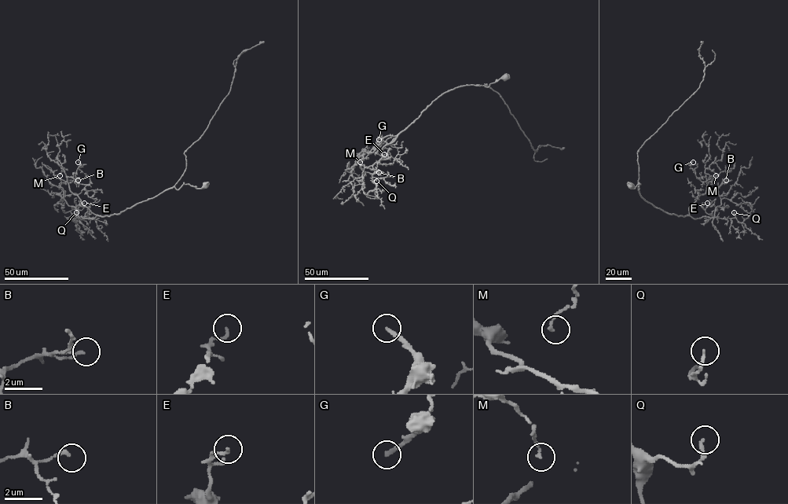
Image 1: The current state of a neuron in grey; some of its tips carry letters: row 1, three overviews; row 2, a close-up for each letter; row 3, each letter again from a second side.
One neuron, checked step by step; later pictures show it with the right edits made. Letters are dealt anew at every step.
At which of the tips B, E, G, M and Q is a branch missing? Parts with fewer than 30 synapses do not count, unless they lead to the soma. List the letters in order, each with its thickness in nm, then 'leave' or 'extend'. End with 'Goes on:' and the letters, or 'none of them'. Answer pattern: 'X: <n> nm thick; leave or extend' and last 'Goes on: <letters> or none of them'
B: 160 nm thick; leave
E: 150 nm thick; leave
G: 240 nm thick; extend
M: 140 nm thick; leave
Q: 150 nm thick; leave
Goes on: G

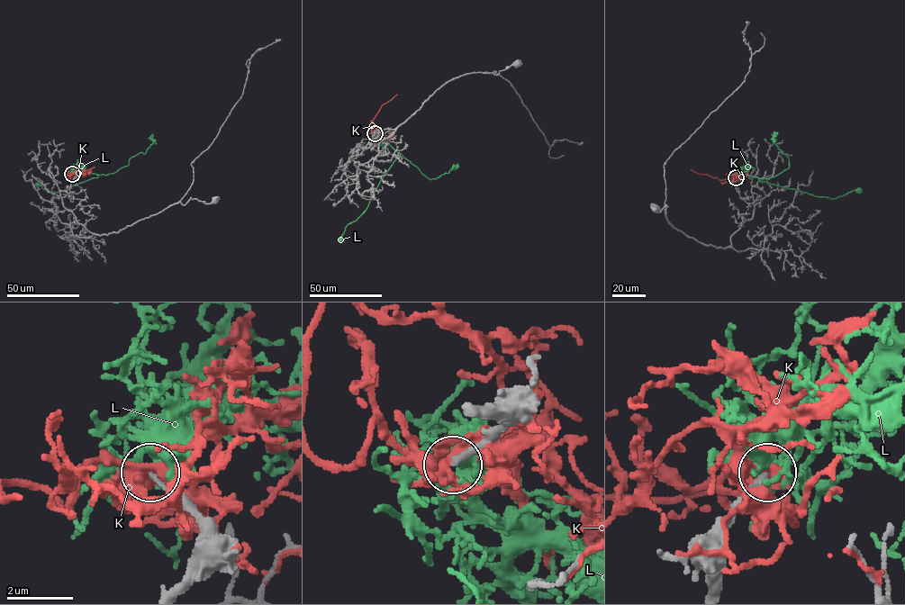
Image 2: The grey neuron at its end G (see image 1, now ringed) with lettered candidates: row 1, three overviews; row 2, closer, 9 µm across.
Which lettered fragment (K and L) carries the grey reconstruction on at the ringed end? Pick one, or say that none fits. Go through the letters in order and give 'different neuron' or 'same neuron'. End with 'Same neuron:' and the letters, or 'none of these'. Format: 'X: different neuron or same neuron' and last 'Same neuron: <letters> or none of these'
K: different neuron
L: different neuron
Same neuron: none of these

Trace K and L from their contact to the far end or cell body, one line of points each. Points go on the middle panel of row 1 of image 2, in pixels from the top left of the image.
K: (375, 133), (368, 132), (369, 125), (381, 106), (397, 94)
L: (375, 132), (401, 155), (380, 181), (366, 210), (348, 224), (339, 242)

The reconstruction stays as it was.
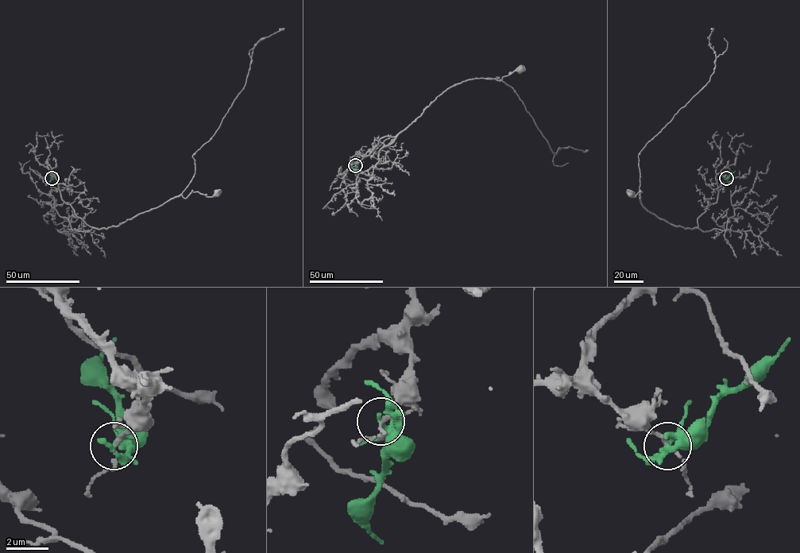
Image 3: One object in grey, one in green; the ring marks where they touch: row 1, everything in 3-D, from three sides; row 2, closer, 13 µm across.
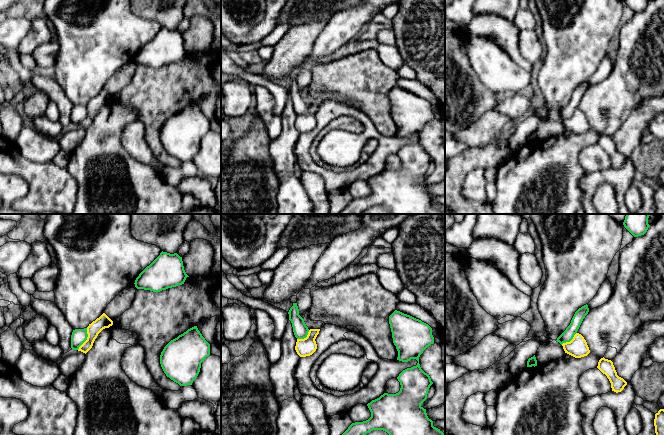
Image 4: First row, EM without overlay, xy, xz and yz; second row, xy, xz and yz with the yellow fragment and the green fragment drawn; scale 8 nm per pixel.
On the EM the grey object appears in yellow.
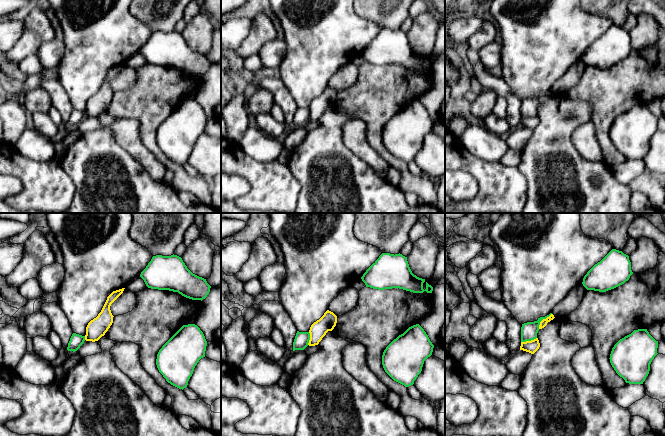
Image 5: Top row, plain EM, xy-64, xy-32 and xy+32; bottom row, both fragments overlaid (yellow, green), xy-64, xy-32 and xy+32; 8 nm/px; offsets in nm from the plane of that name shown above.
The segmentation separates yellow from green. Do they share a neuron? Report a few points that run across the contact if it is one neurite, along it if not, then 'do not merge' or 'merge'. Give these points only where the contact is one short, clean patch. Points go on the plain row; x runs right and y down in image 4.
line xy (87, 104), (87, 115), (77, 125); do not merge

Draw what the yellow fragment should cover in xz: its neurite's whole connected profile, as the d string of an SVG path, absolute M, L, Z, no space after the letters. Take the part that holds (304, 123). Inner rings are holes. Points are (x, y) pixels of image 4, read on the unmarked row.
M310 105L308 111L304 115L297 115L295 126L300 133L306 133L312 131L316 125L316 113L319 110L320 105Z

